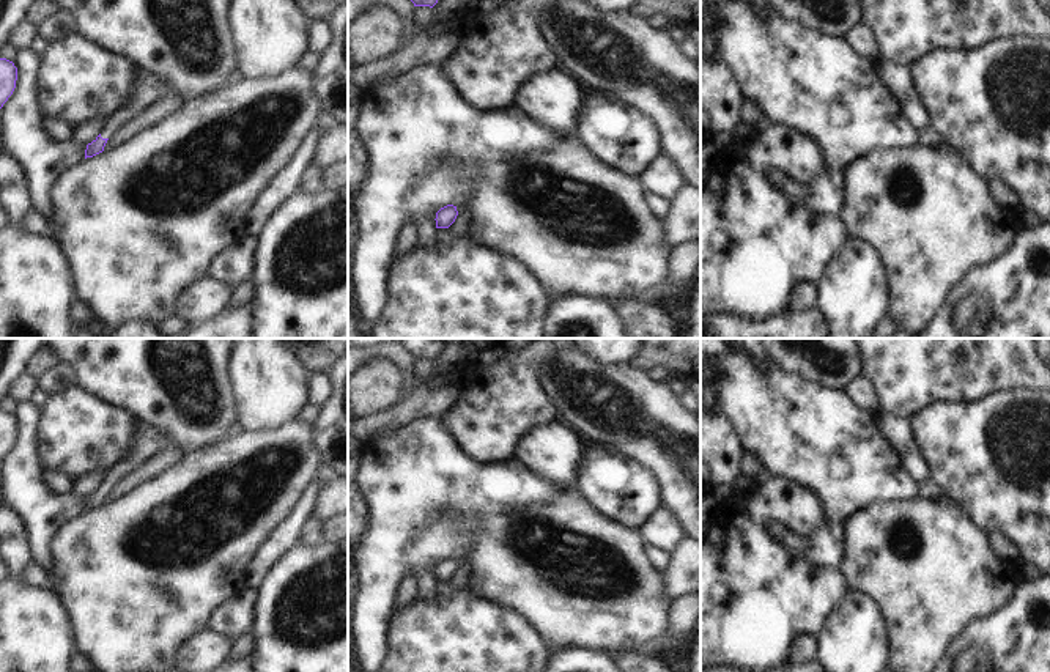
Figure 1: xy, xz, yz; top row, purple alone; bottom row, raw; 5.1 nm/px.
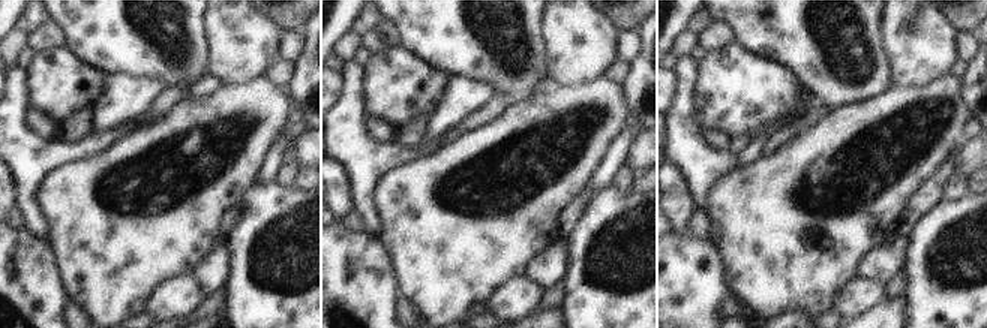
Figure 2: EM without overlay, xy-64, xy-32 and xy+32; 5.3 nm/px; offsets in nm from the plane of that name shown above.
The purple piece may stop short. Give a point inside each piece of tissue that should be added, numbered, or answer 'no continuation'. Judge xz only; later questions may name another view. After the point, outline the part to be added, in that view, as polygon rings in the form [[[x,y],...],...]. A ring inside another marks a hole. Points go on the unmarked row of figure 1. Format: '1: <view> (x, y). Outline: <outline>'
no continuation.

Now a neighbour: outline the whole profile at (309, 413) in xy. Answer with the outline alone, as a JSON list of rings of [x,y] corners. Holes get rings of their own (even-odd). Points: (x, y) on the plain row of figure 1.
[[[307,401],[301,411],[296,414],[294,420],[307,423],[307,425],[313,425],[316,417],[318,417],[318,408],[316,404],[312,404],[310,401]]]

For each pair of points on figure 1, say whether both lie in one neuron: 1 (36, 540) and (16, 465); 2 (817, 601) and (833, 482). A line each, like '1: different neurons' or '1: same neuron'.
1: same neuron
2: different neurons

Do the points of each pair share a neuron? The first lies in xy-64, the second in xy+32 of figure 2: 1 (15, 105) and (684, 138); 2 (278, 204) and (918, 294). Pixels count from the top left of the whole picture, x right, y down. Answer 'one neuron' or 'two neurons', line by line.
1: one neuron
2: one neuron

